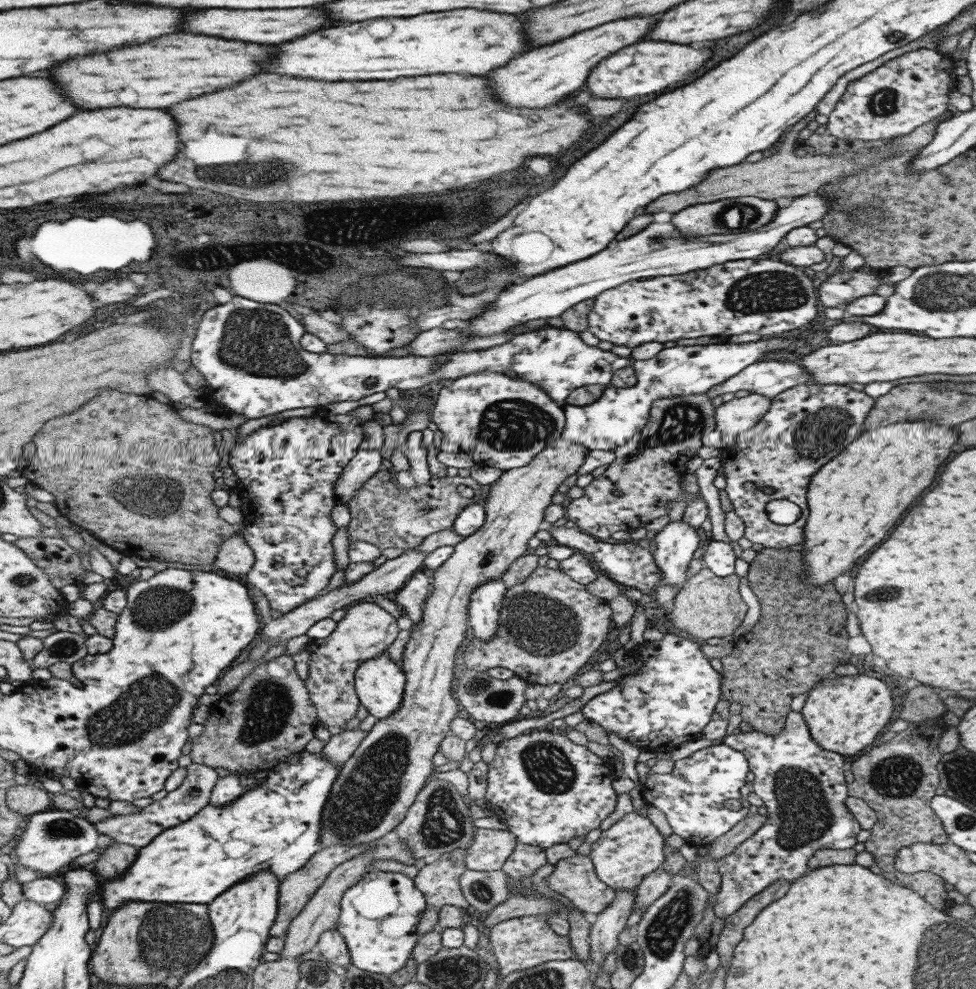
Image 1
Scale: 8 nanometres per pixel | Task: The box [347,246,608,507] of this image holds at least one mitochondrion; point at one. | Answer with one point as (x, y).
(516, 425)

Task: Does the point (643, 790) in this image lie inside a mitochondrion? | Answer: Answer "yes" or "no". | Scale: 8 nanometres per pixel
no

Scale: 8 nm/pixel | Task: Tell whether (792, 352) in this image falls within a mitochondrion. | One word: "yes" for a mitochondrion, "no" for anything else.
no

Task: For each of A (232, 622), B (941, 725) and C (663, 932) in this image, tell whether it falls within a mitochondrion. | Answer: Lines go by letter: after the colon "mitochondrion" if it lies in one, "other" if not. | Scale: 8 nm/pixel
A: other
B: other
C: mitochondrion

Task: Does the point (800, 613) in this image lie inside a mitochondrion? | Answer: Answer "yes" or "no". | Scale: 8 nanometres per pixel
no

